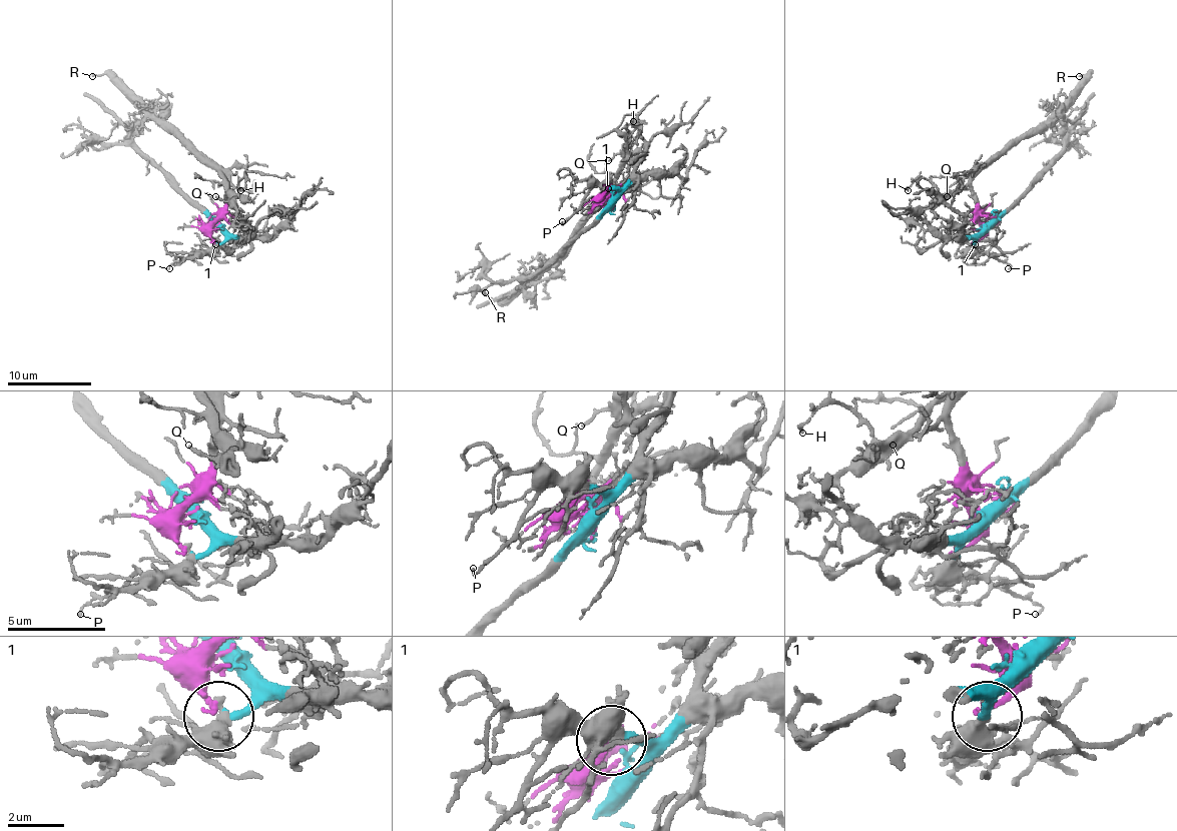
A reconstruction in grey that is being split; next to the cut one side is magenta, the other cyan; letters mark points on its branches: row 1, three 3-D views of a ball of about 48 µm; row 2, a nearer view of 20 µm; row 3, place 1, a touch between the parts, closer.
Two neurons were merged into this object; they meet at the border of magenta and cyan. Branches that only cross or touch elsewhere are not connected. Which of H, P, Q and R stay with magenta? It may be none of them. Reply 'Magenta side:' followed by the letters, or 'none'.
Magenta side: H, Q, R

